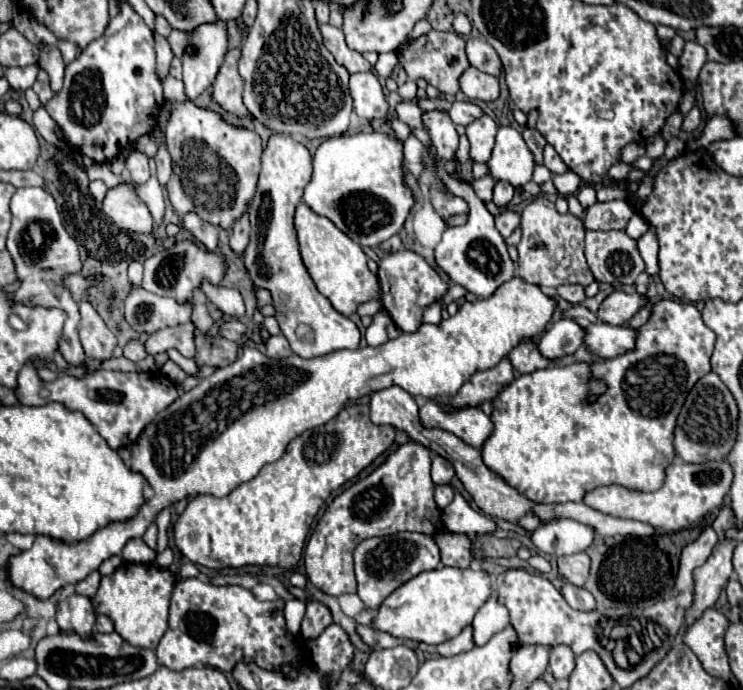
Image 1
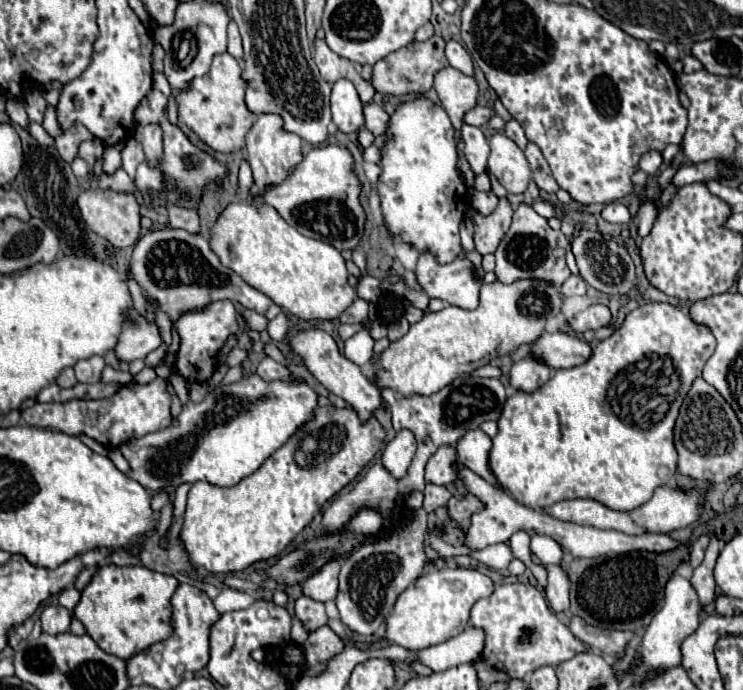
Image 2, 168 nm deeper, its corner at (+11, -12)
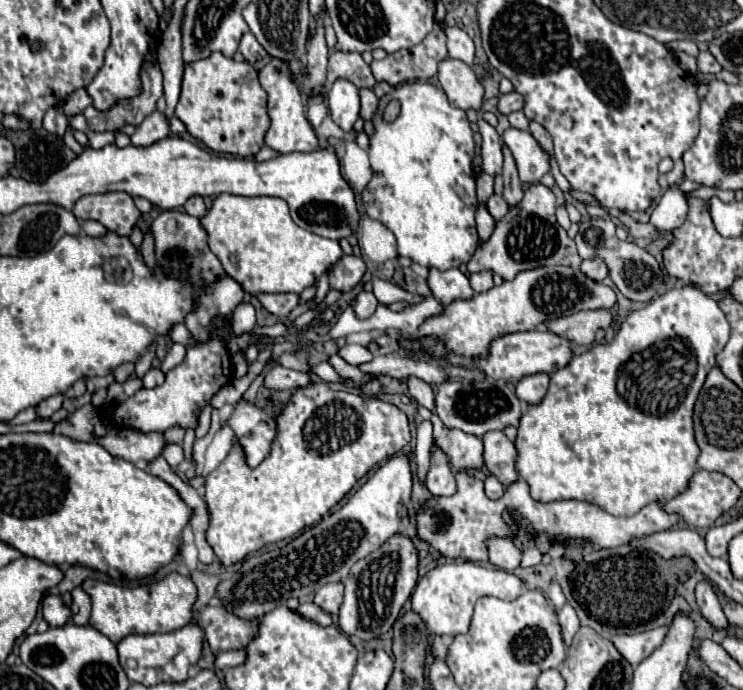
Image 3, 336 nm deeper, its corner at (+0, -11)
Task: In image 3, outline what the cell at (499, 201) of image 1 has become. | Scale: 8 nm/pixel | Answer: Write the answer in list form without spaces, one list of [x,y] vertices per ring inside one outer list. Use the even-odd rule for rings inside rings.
[[[492,195],[488,201],[486,201],[486,207],[490,211],[490,215],[498,221],[502,219],[506,213],[508,213],[508,203],[504,203],[504,199],[500,195]]]

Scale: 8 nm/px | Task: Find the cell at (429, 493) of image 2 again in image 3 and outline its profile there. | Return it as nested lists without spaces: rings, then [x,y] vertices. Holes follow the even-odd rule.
[[[434,447],[434,453],[430,459],[432,459],[432,465],[430,465],[430,471],[426,475],[428,491],[436,497],[454,495],[456,493],[456,479],[454,479],[450,465],[448,465],[446,455],[438,447]]]

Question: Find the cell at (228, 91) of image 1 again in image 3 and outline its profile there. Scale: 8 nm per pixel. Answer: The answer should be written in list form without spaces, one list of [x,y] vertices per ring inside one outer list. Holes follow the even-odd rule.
[[[216,53],[200,63],[186,65],[176,117],[192,137],[212,151],[254,157],[264,145],[264,135],[270,127],[266,99],[268,95],[258,81],[258,71],[248,61],[236,61]]]

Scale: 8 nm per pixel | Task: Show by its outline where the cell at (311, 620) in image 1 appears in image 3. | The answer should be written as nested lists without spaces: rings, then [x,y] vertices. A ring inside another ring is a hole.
[[[328,583],[316,591],[314,603],[328,615],[336,615],[342,603],[342,591],[344,591],[342,583]]]

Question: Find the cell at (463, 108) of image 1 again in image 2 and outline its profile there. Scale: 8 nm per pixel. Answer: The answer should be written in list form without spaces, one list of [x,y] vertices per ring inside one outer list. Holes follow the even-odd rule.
[[[475,106],[473,110],[469,110],[465,114],[465,124],[471,124],[471,126],[483,126],[491,116],[495,114],[493,108],[487,108],[487,106]]]

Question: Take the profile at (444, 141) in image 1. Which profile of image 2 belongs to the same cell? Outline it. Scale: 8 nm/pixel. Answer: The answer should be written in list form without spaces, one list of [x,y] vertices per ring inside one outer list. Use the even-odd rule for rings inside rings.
[[[427,96],[401,102],[389,116],[385,136],[385,146],[381,146],[381,176],[377,180],[377,194],[389,234],[411,244],[417,252],[431,252],[439,264],[453,262],[461,252],[459,224],[469,208],[469,190],[457,172],[455,128],[447,112]]]

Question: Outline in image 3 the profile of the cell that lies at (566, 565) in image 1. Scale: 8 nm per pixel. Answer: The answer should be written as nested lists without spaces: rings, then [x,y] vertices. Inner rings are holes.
[[[566,603],[566,605],[558,611],[558,619],[560,619],[560,627],[562,627],[564,641],[566,641],[566,645],[570,645],[574,633],[576,633],[578,627],[580,627],[580,621],[578,621],[578,617],[576,617],[576,611],[572,609],[570,603]]]

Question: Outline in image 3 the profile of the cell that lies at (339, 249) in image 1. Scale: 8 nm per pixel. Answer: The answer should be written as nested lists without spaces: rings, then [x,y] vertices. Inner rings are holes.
[[[218,195],[208,209],[208,213],[200,219],[202,227],[208,231],[210,249],[220,259],[224,271],[236,279],[242,289],[250,295],[256,293],[296,293],[300,295],[306,287],[318,285],[320,277],[342,259],[342,247],[338,241],[312,235],[298,227],[290,213],[288,205],[278,197],[236,197],[236,195]]]

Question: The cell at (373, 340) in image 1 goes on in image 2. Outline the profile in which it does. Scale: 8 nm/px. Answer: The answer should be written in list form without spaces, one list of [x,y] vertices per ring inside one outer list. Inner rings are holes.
[[[361,330],[355,336],[351,336],[349,340],[345,340],[343,356],[357,366],[367,364],[373,358],[373,338],[369,336],[369,332]]]

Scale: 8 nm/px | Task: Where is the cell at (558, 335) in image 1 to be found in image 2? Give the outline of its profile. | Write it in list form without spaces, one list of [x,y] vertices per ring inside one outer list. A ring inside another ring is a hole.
[[[527,356],[513,364],[509,372],[509,384],[521,392],[535,392],[541,384],[549,380],[549,372],[551,372],[549,366]]]

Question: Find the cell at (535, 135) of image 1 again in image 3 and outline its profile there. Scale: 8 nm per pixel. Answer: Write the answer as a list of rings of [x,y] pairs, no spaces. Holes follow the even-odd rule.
[[[514,111],[512,115],[508,115],[508,121],[510,121],[510,125],[512,125],[512,127],[522,129],[522,131],[528,131],[530,121],[528,121],[528,117],[526,117],[522,111]]]

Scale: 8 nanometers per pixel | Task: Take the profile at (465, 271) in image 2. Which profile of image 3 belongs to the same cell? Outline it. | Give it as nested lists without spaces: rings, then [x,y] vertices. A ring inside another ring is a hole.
[[[432,267],[428,275],[428,287],[432,289],[432,295],[444,305],[456,299],[472,299],[474,295],[468,277],[460,269],[438,271]]]

